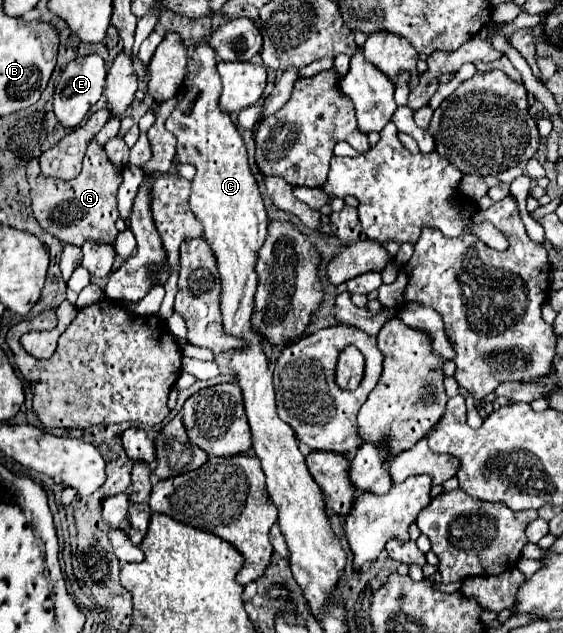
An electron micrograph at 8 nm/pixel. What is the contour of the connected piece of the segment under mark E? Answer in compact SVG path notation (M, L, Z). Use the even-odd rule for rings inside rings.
M96 54L76 58L66 66L66 70L58 78L56 92L54 92L54 114L56 114L58 122L64 128L74 128L74 126L78 126L82 122L82 118L90 110L90 106L94 106L98 102L98 98L102 96L104 78L106 78L106 64Z

